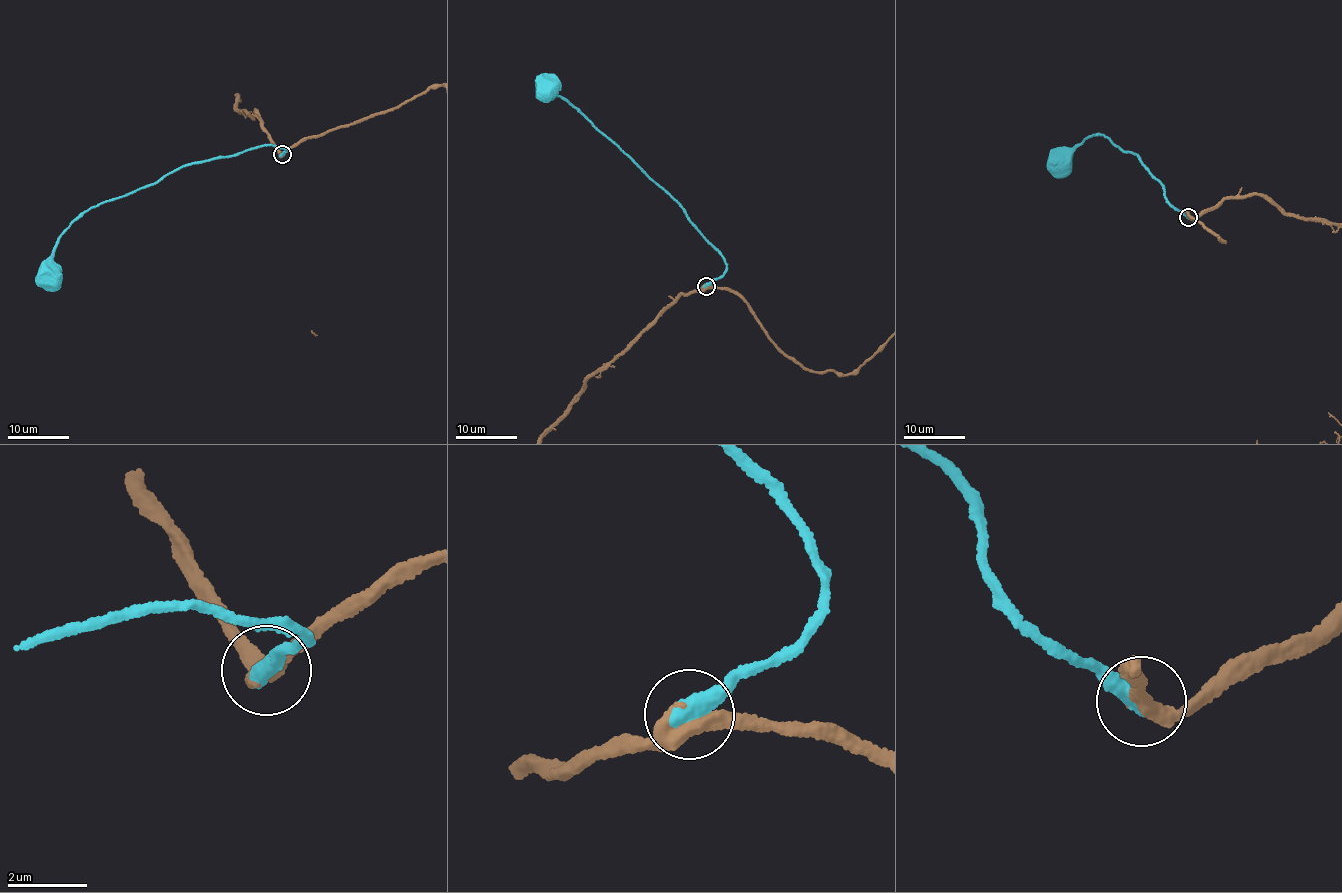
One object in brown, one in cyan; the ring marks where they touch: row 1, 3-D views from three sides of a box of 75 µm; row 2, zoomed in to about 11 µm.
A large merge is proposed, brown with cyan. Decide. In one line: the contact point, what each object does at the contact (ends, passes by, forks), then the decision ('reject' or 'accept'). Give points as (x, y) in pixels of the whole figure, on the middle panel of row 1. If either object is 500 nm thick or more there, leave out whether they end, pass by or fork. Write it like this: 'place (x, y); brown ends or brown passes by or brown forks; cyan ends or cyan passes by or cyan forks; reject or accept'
place (706, 286); accept

